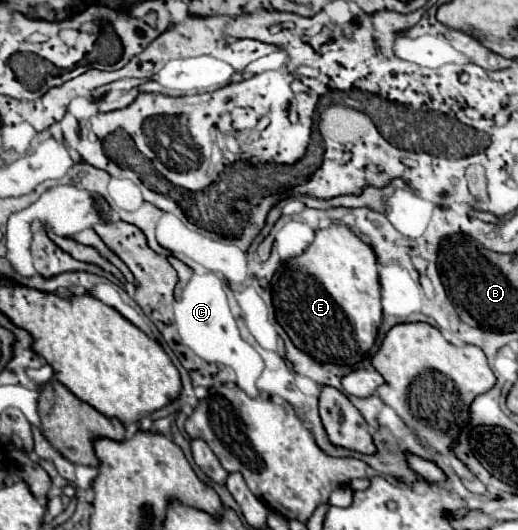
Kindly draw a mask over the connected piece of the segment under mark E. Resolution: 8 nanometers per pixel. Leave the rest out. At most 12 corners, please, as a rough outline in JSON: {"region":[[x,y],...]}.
{"region":[[342,224],[272,278],[276,320],[358,366],[382,324],[378,260]]}

